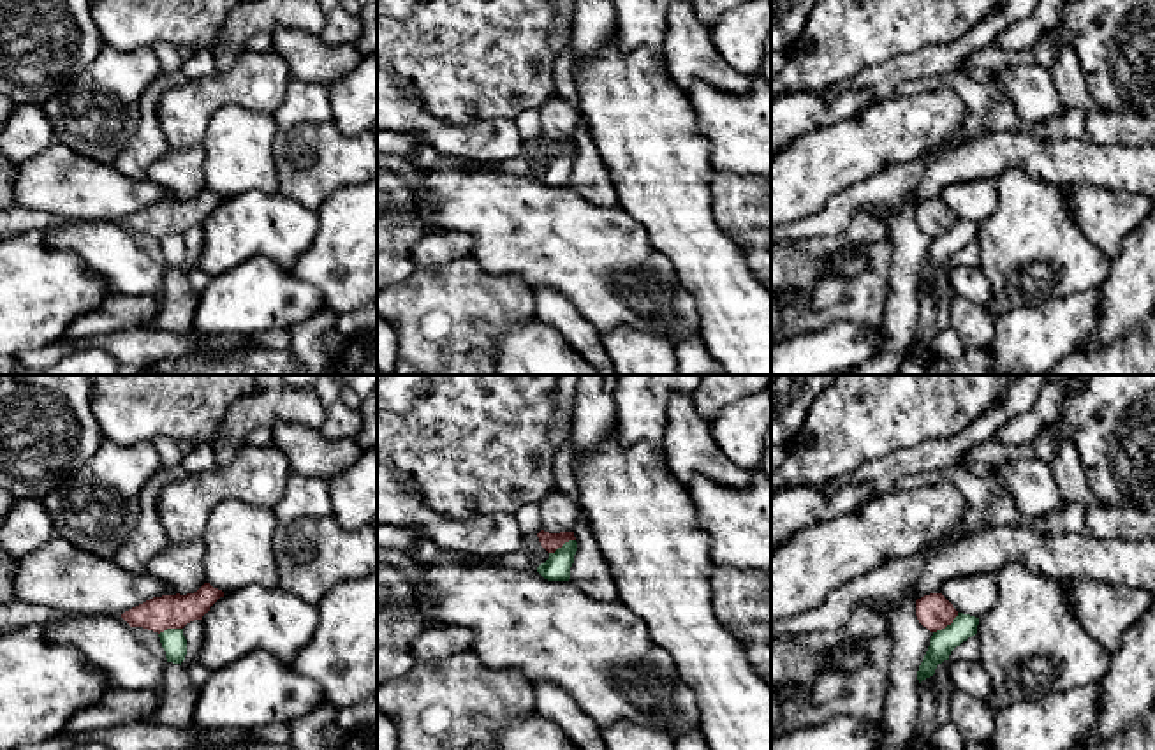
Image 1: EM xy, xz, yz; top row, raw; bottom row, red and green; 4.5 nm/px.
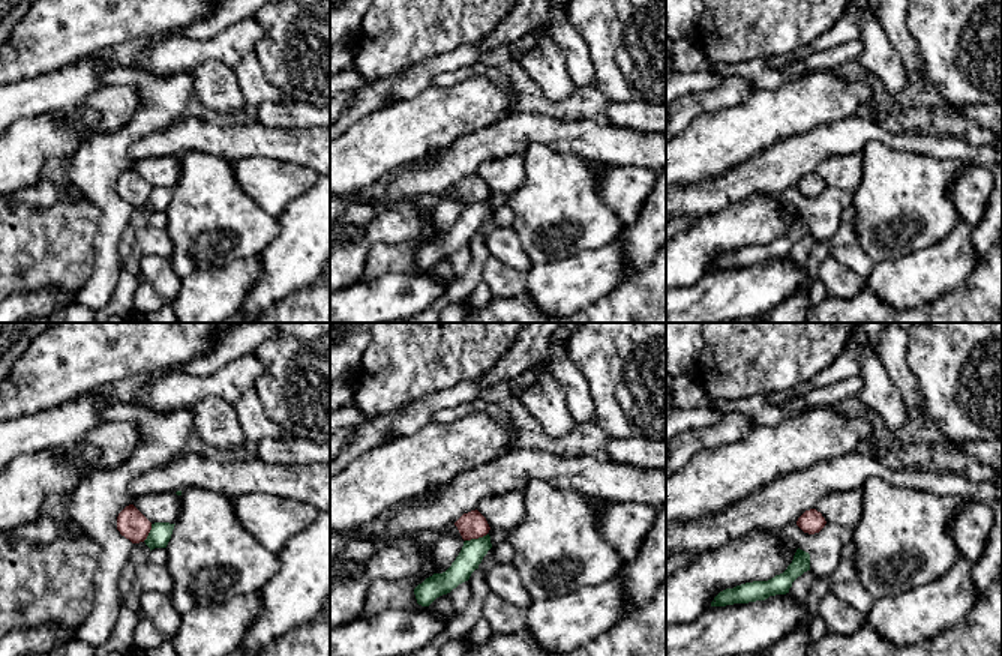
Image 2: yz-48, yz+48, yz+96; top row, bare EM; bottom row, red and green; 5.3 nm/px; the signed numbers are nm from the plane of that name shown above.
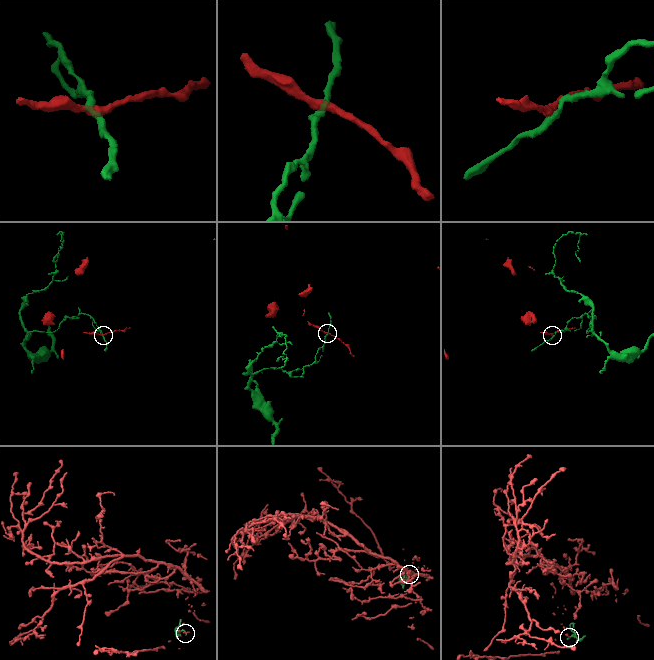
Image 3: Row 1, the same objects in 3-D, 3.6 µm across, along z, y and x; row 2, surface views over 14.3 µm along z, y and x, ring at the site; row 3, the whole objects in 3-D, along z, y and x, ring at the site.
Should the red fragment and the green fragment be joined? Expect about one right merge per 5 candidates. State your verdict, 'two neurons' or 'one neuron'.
two neurons

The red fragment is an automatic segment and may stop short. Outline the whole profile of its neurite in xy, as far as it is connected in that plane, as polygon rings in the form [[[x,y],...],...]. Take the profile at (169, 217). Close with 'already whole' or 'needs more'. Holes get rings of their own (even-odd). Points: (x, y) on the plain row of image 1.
[[[204,188],[197,197],[187,201],[153,202],[121,220],[130,232],[153,238],[183,234],[194,225],[202,225],[210,213],[224,202],[224,197]]]; already whole

